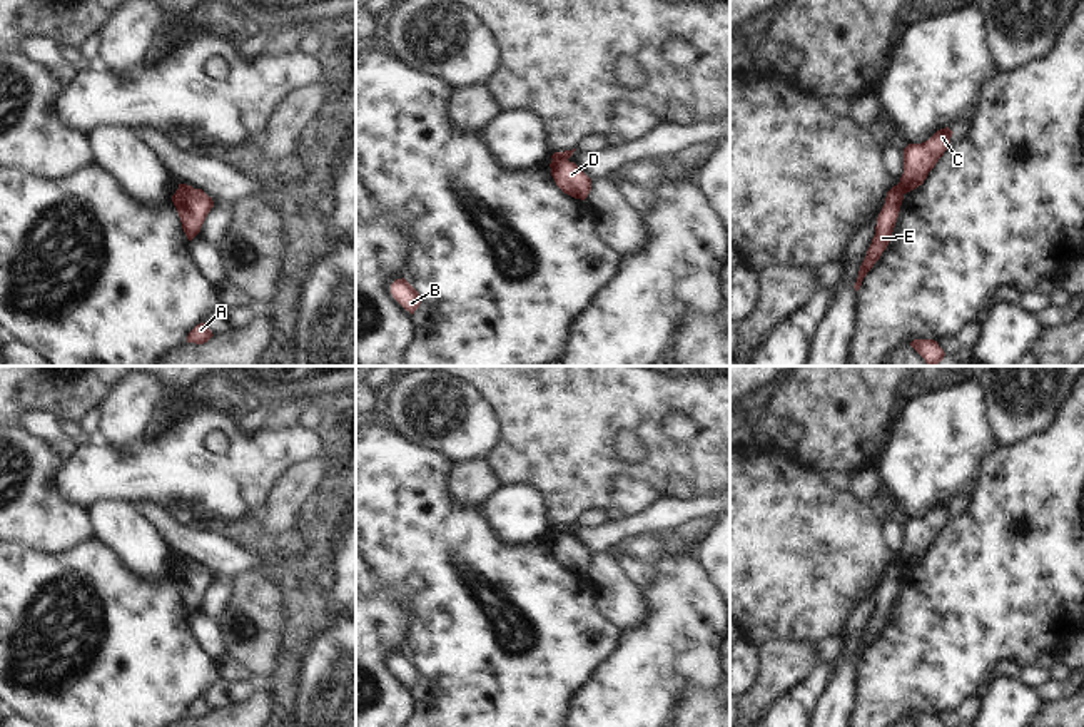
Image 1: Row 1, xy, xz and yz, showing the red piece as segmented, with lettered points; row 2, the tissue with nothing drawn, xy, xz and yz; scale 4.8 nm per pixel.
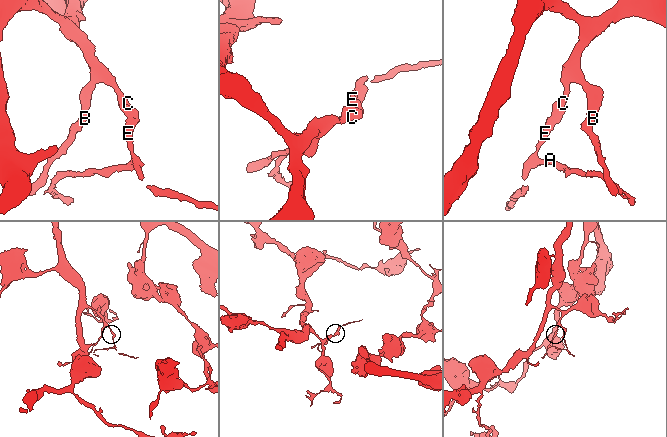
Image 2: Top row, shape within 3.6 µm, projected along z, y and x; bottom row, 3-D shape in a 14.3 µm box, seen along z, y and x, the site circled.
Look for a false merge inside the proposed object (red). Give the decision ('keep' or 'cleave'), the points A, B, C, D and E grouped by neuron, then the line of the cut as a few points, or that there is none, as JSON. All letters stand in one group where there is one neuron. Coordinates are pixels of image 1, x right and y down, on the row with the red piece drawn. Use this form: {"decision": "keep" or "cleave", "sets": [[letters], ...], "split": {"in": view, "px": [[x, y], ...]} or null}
{"decision": "cleave", "sets": [["A", "E"], ["B", "C", "D"]], "split": {"in": "yz", "px": [[896, 186], [902, 194]]}}

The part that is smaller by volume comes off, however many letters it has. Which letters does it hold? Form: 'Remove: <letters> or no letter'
Remove: A, E

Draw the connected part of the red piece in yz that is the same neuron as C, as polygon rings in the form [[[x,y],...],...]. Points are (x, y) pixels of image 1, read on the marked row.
[[[949,127],[937,130],[922,144],[909,144],[904,149],[904,174],[897,189],[907,194],[924,184],[929,172],[935,167],[950,144],[952,130]]]

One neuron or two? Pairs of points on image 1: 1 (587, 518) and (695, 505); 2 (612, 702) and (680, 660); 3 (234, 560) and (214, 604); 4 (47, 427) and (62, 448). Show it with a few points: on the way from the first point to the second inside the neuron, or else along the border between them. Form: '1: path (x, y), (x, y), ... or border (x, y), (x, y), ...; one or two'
1: border (607, 518), (592, 527), (577, 525); two
2: path (628, 697), (663, 662); one
3: border (221, 575), (229, 580); two
4: path (49, 432), (60, 443); one

